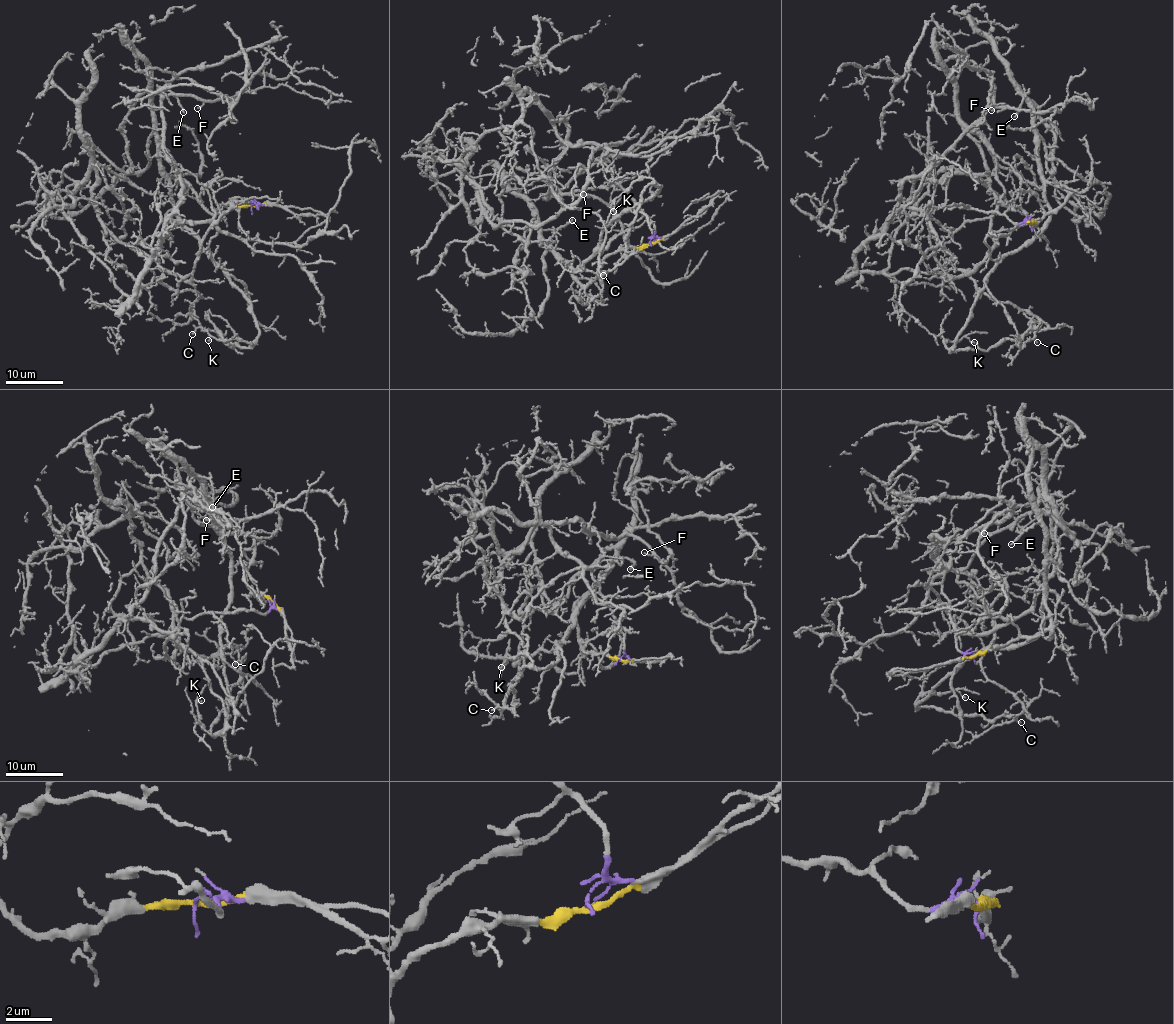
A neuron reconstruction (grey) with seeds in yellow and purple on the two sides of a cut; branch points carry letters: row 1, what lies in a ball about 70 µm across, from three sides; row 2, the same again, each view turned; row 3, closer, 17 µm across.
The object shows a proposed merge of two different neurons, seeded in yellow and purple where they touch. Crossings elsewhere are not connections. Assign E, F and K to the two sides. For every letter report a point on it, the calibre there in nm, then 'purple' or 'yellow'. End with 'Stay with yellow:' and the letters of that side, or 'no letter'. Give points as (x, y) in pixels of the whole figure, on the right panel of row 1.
E: place (1014, 116); calibre 160 nm; yellow
F: place (991, 110); calibre 120 nm; purple
K: place (974, 342); calibre 120 nm; yellow
Stay with yellow: E, K

